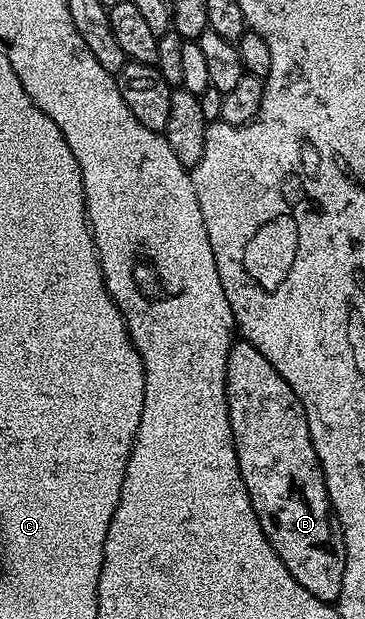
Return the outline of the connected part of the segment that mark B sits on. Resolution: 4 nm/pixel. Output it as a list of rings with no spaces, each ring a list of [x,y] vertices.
[[[242,339],[236,340],[227,352],[227,406],[239,474],[249,491],[261,531],[265,531],[281,563],[289,567],[293,579],[297,579],[297,583],[301,583],[309,595],[328,603],[338,602],[345,579],[345,543],[327,494],[323,468],[319,465],[317,451],[311,442],[309,423],[297,395],[293,395],[293,387],[289,387],[289,383],[277,375],[273,363],[269,363],[269,359],[265,359],[257,347]]]

